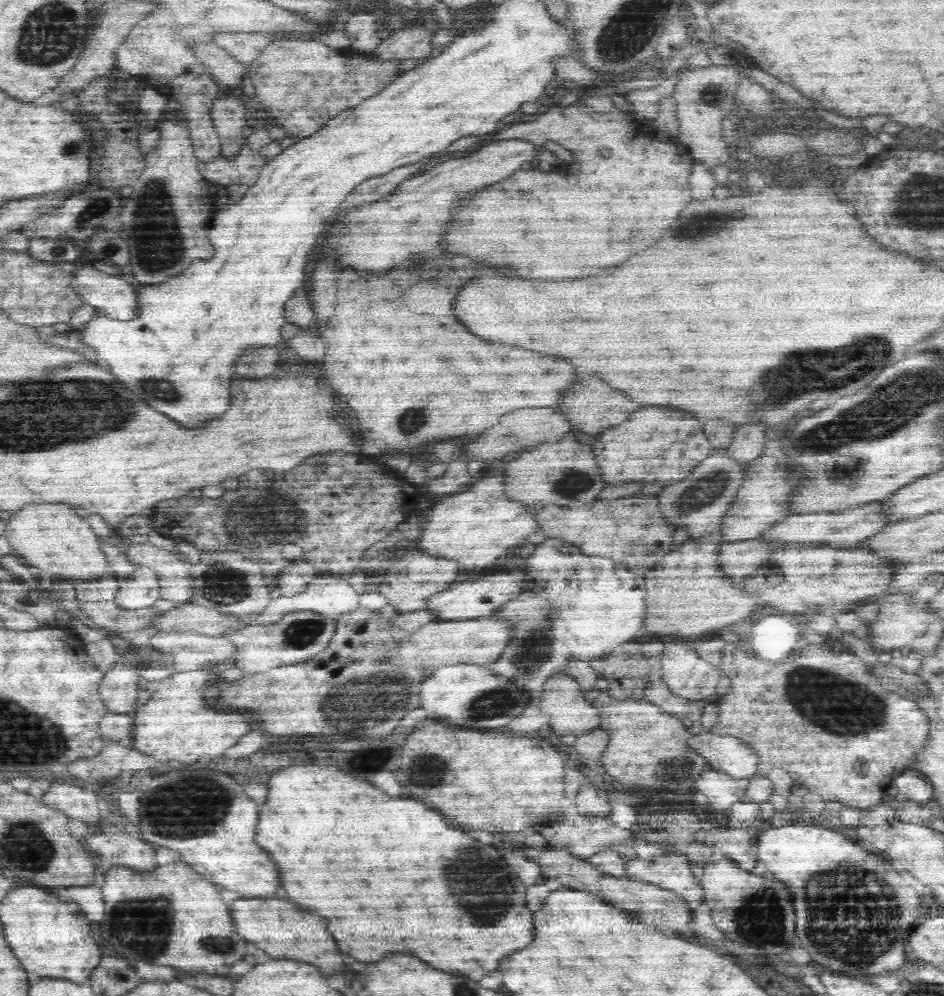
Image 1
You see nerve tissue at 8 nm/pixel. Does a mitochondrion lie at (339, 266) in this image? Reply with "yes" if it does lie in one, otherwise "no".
no

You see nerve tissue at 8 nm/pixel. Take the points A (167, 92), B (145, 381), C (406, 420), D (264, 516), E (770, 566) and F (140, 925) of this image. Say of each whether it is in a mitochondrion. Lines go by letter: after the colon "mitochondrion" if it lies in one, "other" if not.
A: other
B: mitochondrion
C: mitochondrion
D: mitochondrion
E: other
F: mitochondrion

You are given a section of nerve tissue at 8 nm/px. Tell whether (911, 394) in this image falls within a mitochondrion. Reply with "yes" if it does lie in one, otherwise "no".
yes

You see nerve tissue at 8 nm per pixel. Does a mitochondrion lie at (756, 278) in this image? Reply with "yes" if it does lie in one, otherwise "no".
no

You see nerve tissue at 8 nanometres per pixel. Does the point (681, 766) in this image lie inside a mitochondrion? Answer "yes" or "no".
yes

